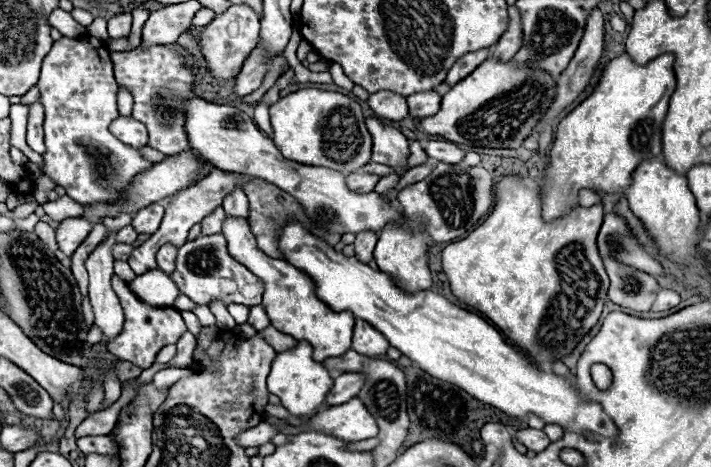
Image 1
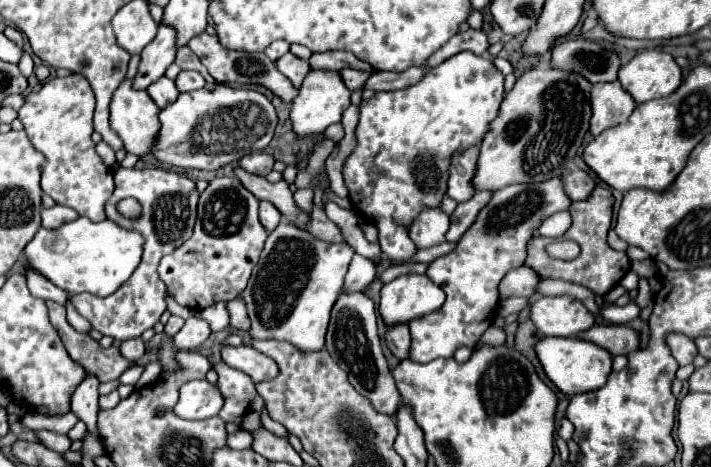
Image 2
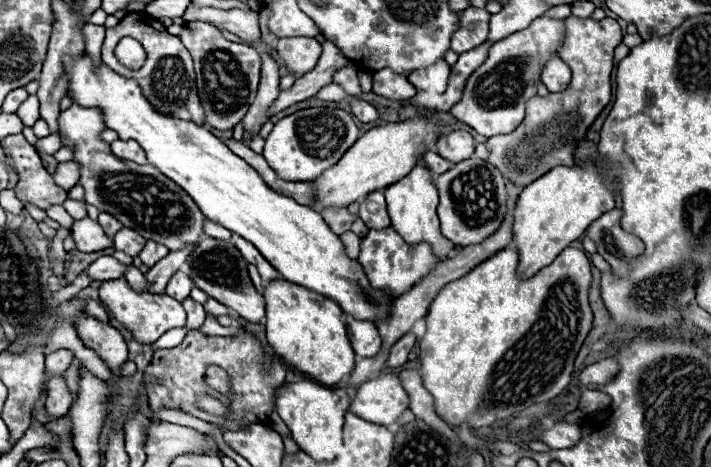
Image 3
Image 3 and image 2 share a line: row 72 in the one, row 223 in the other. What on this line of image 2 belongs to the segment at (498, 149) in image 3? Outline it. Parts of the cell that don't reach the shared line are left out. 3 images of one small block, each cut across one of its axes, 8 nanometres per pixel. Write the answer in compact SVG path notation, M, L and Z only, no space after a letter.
M596 186L592 190L592 194L586 200L580 202L572 202L570 204L570 214L572 214L572 226L568 228L568 232L562 236L562 240L574 240L580 246L580 256L564 262L564 260L556 260L546 252L546 246L554 240L538 236L532 238L528 242L528 258L526 258L526 266L532 268L540 278L560 278L560 280L568 280L568 282L578 282L586 288L590 288L596 296L604 296L612 290L612 286L616 286L620 282L620 278L630 270L630 260L624 252L616 252L608 246L606 236L612 224L612 206L614 206L614 198L610 194L608 188Z

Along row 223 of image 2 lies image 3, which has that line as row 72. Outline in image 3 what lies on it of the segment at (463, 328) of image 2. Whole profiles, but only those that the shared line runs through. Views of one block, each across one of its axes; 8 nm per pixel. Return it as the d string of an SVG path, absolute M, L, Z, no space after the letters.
M536 18L528 28L498 40L490 48L488 60L468 78L462 100L450 110L454 118L472 126L482 136L498 136L512 132L526 112L526 102L536 94L544 64L558 54L564 42L564 20Z

